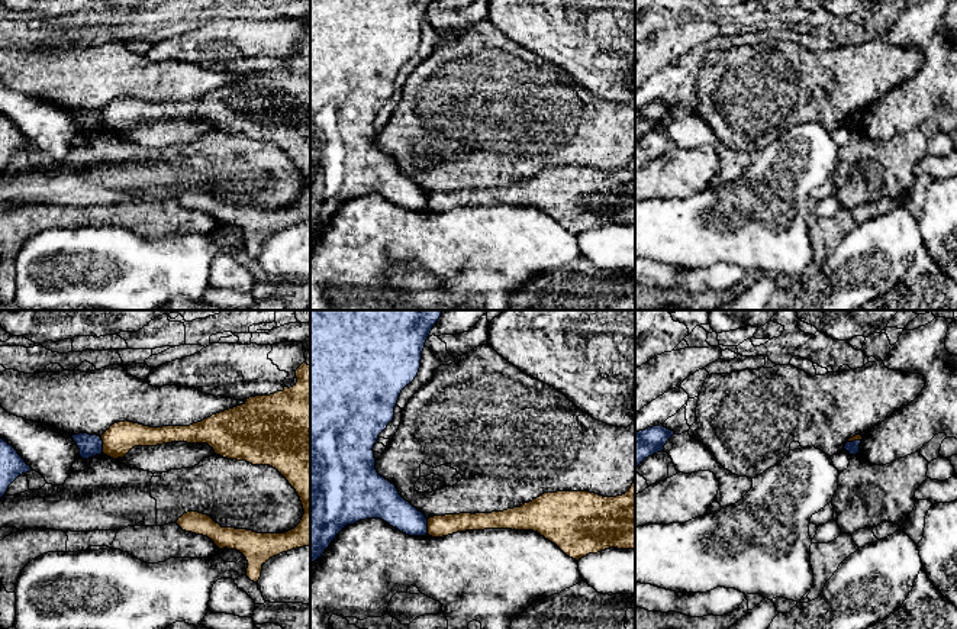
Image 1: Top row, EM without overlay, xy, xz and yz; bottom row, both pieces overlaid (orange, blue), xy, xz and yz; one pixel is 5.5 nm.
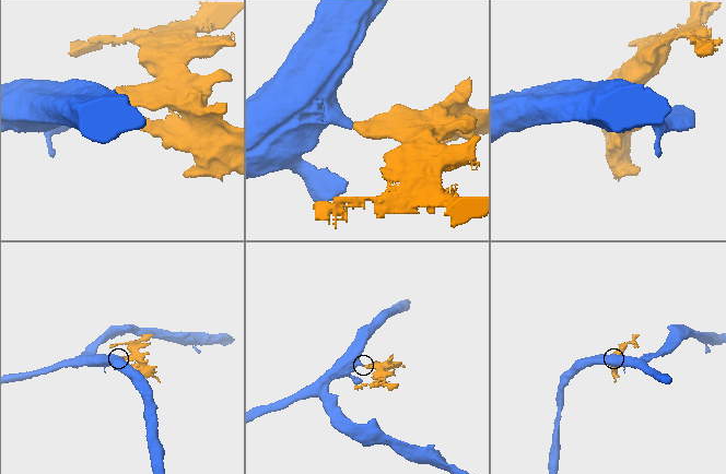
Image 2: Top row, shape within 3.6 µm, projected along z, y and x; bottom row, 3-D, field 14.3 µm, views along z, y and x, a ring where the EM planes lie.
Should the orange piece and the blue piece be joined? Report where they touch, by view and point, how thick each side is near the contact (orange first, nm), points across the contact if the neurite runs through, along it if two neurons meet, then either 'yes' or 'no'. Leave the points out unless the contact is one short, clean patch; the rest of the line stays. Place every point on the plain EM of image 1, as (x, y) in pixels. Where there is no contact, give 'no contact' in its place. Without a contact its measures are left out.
xy (103, 121) | 170/130 nm | no

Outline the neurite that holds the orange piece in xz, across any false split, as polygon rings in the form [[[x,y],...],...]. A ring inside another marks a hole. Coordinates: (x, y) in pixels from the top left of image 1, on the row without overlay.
[[[635,155],[625,170],[616,172],[603,172],[589,167],[544,168],[521,183],[503,187],[460,188],[428,194],[428,210],[432,213],[484,204],[538,207],[576,236],[609,223],[635,225]]]

